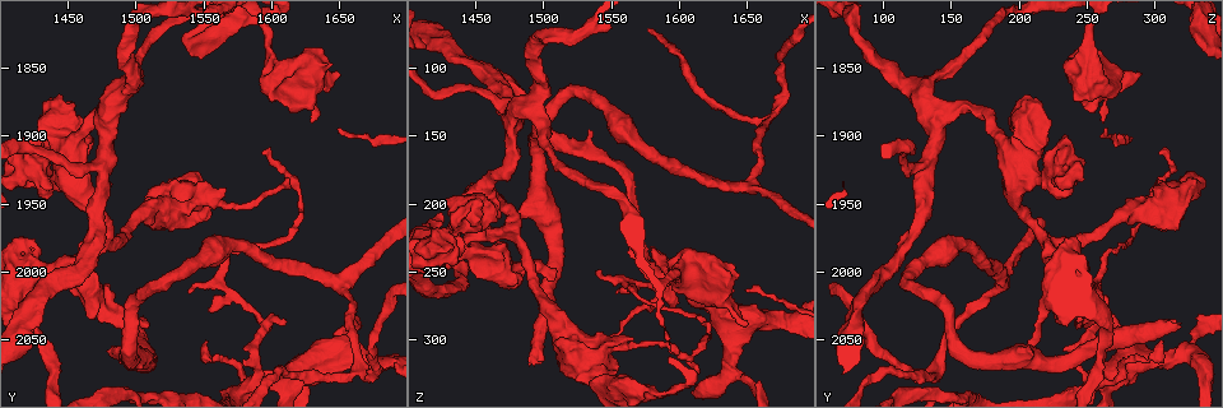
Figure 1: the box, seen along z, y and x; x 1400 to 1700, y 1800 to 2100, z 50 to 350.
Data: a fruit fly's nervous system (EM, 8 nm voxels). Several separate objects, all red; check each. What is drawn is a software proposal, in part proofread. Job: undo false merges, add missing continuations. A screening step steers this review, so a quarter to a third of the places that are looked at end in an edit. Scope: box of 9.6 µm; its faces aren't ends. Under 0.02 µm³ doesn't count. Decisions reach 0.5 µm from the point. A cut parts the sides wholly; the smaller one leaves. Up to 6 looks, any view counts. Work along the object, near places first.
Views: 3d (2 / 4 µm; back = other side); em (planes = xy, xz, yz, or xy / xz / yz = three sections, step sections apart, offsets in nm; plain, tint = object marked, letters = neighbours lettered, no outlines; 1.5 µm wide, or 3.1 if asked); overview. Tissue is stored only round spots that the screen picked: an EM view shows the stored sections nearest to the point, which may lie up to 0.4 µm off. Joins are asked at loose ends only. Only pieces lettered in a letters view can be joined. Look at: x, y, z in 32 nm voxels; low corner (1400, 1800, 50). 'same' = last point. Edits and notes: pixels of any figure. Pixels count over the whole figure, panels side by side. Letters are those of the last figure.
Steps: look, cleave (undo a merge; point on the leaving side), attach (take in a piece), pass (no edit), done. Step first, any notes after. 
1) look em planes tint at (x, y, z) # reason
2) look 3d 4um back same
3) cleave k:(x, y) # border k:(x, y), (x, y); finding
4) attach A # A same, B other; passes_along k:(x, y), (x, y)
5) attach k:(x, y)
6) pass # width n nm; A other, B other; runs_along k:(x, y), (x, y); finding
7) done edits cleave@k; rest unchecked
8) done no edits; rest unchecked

look em planes plain at (1596, 1838, 252) # calibre changes

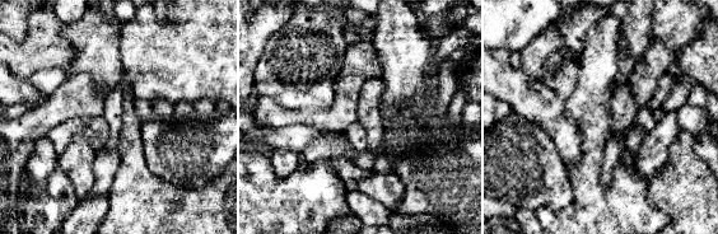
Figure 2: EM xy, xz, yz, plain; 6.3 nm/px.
look em planes letters same # what lies round it

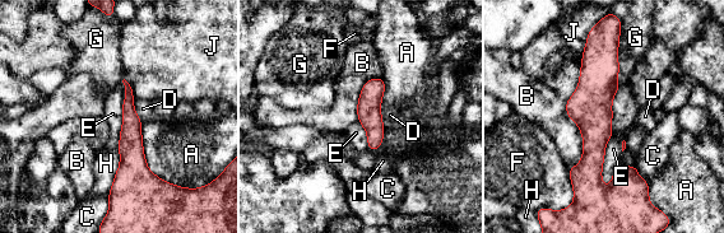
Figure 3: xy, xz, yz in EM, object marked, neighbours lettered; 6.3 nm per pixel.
pass # A other, B other, C other, D other, E other, F other, G other, H other, J other; runs_along 3:(599, 45), (594, 182), (612, 197); all the same neuron

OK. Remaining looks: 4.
look 3d 2um at (1426, 2048, 208)

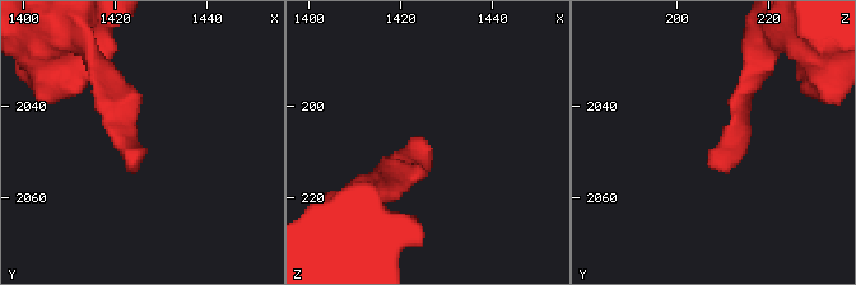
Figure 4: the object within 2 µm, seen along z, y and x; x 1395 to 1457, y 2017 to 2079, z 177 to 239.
look em planes letters at (1426, 2050, 208)

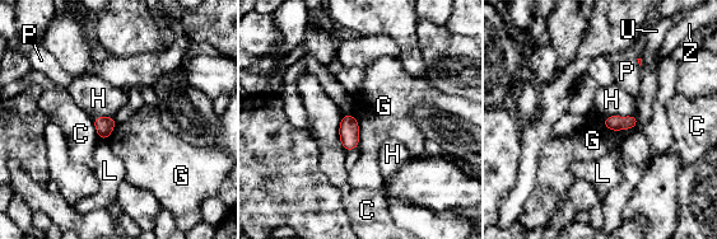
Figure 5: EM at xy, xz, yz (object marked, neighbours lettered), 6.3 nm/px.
pass # width 100 nm; C other, G other, H other, L other, P other, U other, Z other; border 5:(603, 122), (611, 130), (637, 123); none of them fits

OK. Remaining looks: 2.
look em xy step 8 letters at (1490, 2038, 318)

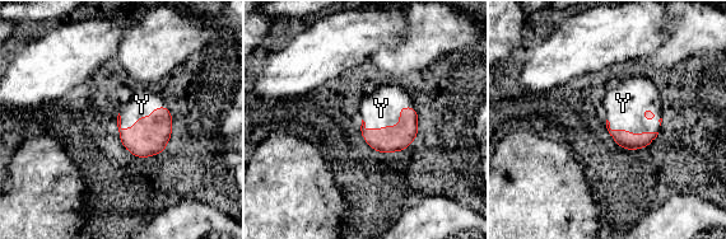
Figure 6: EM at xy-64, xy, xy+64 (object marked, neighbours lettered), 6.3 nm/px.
attach Y # Y same; passes_along 6:(389, 139), (396, 126), (381, 108); the neuron continues

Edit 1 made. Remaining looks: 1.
done edits attach@6; rest unchecked

